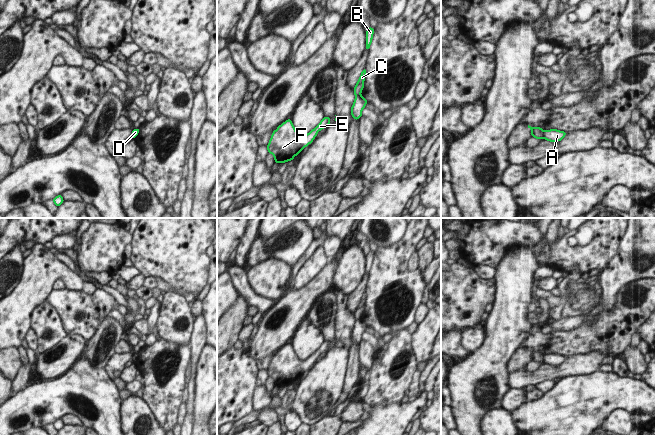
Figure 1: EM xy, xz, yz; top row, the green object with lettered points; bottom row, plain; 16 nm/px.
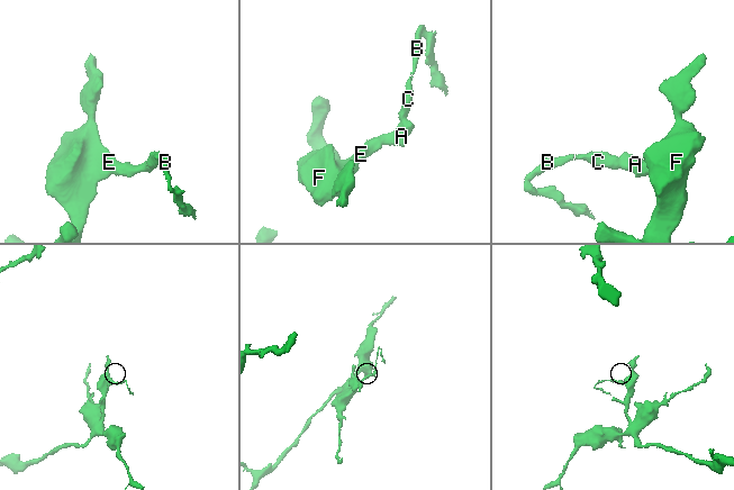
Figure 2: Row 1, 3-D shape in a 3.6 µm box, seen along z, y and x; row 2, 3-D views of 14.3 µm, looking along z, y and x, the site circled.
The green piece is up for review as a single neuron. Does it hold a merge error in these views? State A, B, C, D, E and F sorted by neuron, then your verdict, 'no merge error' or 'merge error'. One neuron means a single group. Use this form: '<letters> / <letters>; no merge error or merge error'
A D E F / B C; merge error

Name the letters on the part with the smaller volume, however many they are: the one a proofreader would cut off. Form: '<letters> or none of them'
B, C

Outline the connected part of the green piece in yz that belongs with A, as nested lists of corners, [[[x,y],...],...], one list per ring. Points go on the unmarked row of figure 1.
[[[557,353],[545,354],[543,356],[543,362],[551,366],[556,366],[561,365],[566,358],[566,356],[559,355]]]

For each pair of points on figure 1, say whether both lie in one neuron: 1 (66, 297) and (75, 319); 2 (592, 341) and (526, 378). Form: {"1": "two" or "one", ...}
{"1": "one", "2": "two"}

